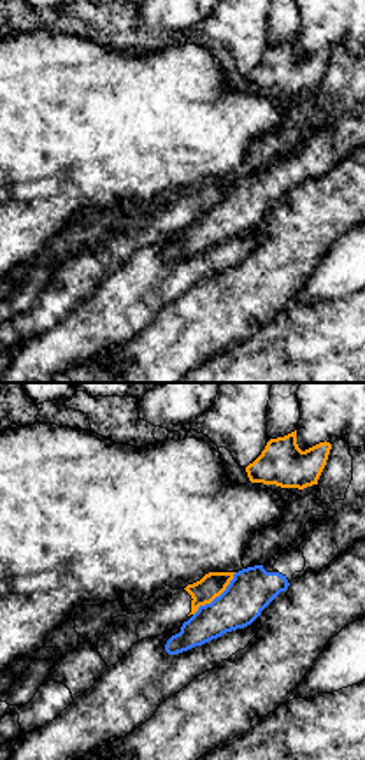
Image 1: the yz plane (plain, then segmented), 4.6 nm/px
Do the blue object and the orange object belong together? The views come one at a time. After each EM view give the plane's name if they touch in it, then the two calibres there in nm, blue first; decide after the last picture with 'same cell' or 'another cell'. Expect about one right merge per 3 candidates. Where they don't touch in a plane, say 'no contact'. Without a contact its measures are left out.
contact in yz; calibres 200 and 120 nm

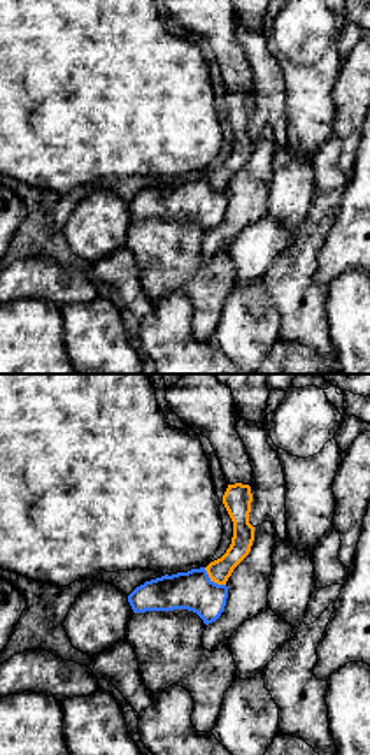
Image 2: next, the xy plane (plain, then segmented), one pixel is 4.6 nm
contact in xy; calibres 190 and 100 nm

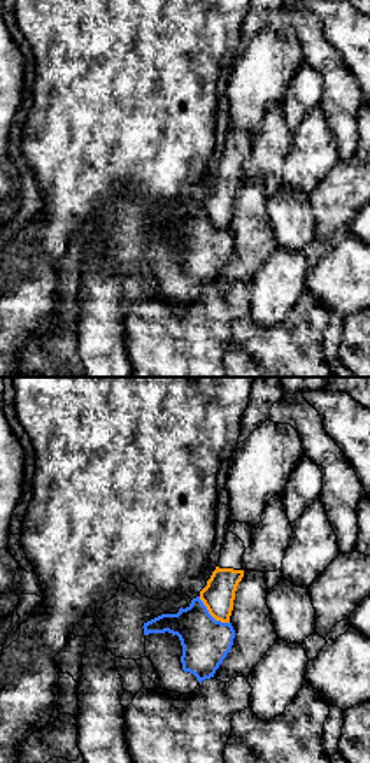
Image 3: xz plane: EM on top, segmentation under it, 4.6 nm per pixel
contact in xz; calibres 220 and 150 nm

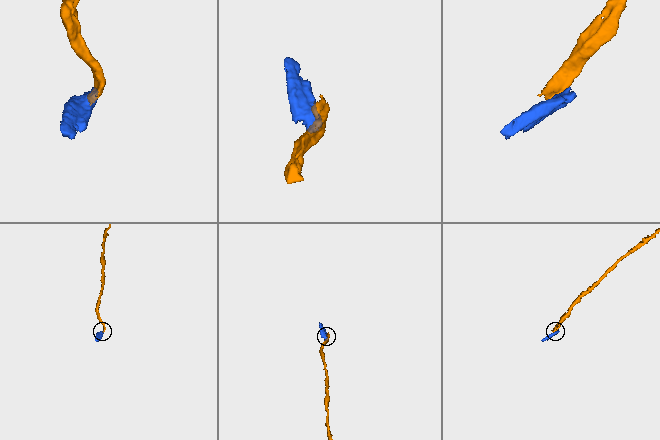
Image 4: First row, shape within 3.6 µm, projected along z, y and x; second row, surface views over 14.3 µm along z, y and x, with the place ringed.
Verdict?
another cell

